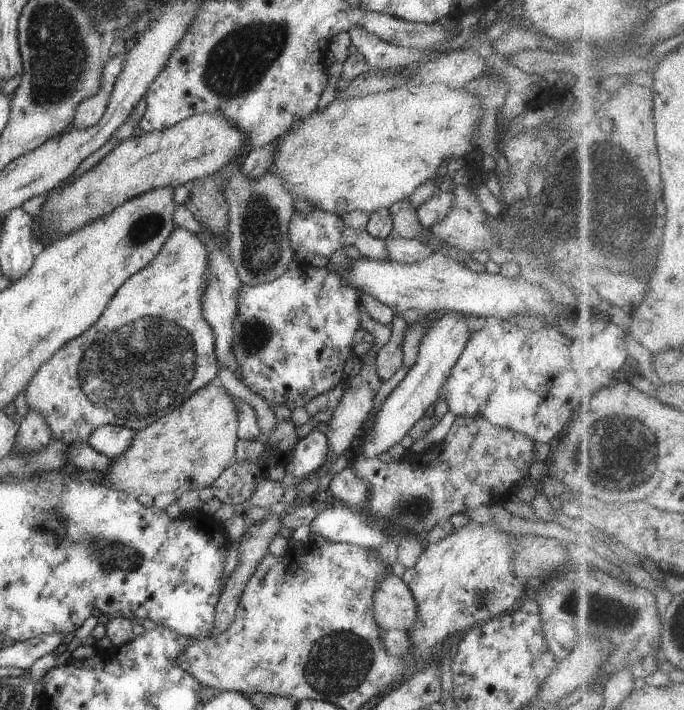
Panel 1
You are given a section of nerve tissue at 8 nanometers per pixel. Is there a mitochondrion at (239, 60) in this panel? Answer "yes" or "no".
yes

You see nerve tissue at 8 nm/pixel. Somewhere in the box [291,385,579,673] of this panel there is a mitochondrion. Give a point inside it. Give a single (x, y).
(411, 510)

